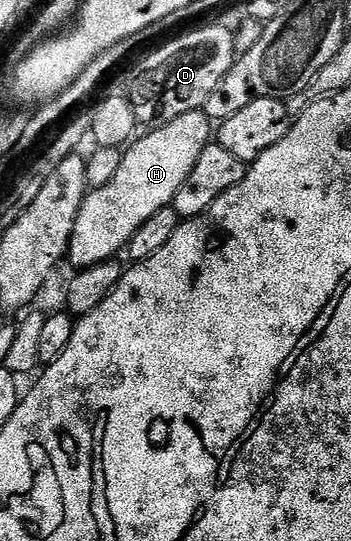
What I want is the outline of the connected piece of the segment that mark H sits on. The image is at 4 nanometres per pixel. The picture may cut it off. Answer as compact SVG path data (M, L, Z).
M193 110L140 138L125 147L116 176L108 184L93 187L83 200L68 251L68 262L74 268L111 261L129 247L136 228L152 212L160 212L160 208L173 203L180 184L188 180L188 172L192 172L196 160L200 160L200 152L211 141L212 120L202 110Z

